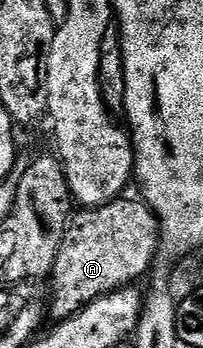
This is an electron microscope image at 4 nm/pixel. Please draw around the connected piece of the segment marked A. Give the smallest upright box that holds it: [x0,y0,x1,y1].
[49,198,161,321]

